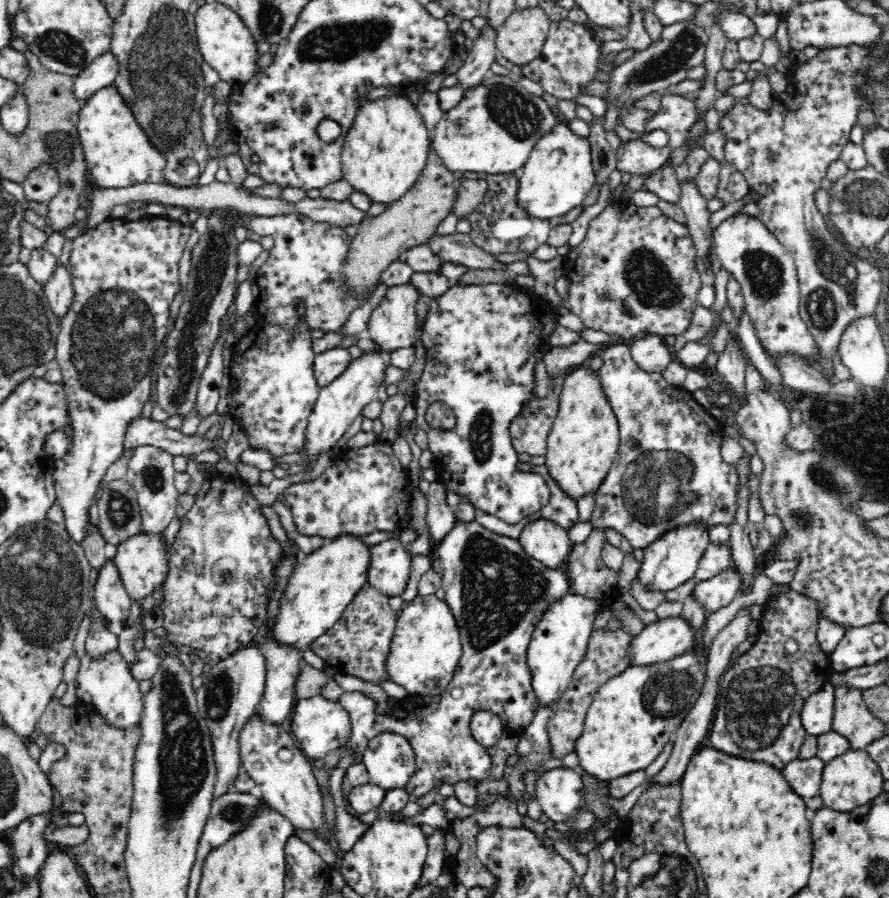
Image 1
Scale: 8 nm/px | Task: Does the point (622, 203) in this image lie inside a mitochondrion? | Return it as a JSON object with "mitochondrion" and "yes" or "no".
{"mitochondrion":"no"}

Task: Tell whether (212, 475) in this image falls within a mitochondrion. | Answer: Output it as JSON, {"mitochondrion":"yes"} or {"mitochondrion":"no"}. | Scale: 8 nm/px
{"mitochondrion":"no"}

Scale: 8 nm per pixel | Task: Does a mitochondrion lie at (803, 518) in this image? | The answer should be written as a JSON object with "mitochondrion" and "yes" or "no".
{"mitochondrion":"yes"}

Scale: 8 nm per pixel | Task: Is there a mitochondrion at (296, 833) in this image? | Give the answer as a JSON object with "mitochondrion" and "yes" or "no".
{"mitochondrion":"no"}

